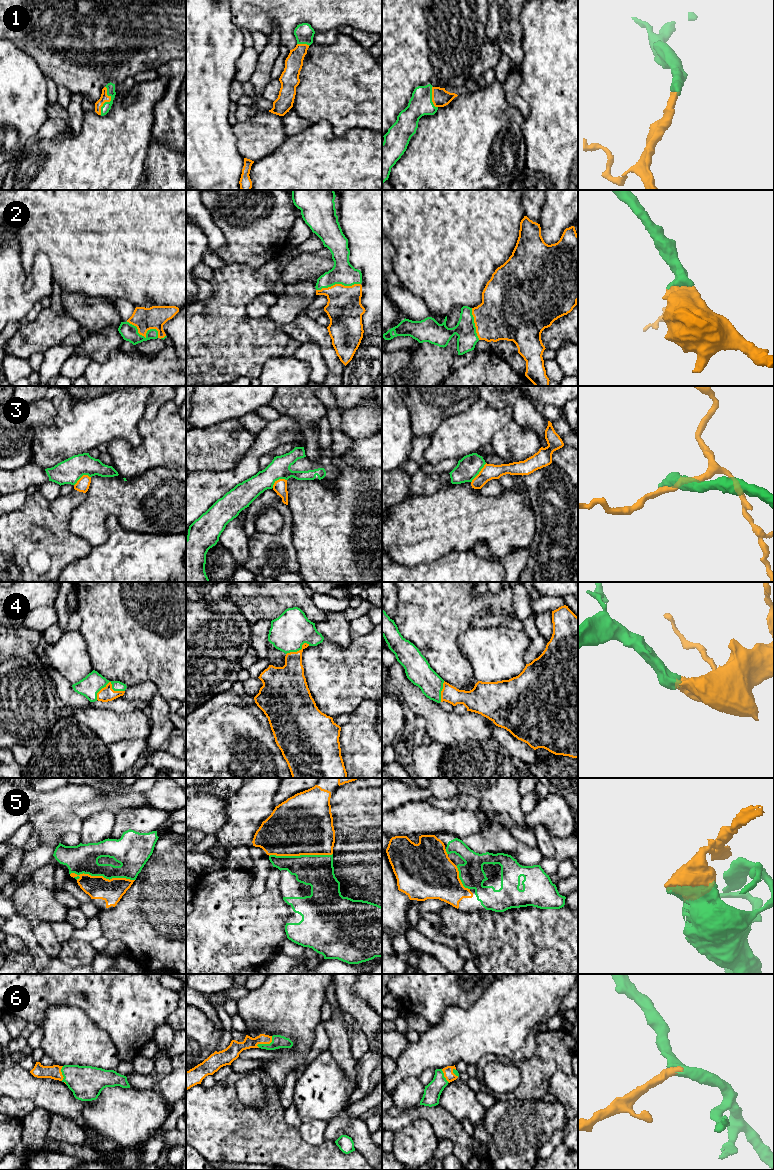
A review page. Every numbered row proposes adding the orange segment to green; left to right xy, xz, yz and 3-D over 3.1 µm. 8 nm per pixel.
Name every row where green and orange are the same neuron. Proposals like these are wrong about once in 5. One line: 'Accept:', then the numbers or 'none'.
Accept: 1, 2, 4, 5, 6

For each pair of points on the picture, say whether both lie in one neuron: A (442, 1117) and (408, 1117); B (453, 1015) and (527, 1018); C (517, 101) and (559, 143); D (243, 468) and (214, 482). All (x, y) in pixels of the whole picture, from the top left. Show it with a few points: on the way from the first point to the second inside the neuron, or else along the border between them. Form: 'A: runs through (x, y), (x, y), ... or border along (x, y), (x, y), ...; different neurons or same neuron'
A: runs through (434, 1114), (416, 1114); same neuron
B: runs through (471, 1018), (509, 1018); same neuron
C: border along (518, 92), (529, 108), (529, 115), (524, 120); different neurons
D: runs through (237, 476), (222, 481); same neuron

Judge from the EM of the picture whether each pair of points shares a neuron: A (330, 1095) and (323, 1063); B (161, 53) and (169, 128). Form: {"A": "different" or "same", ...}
{"A": "same", "B": "different"}

